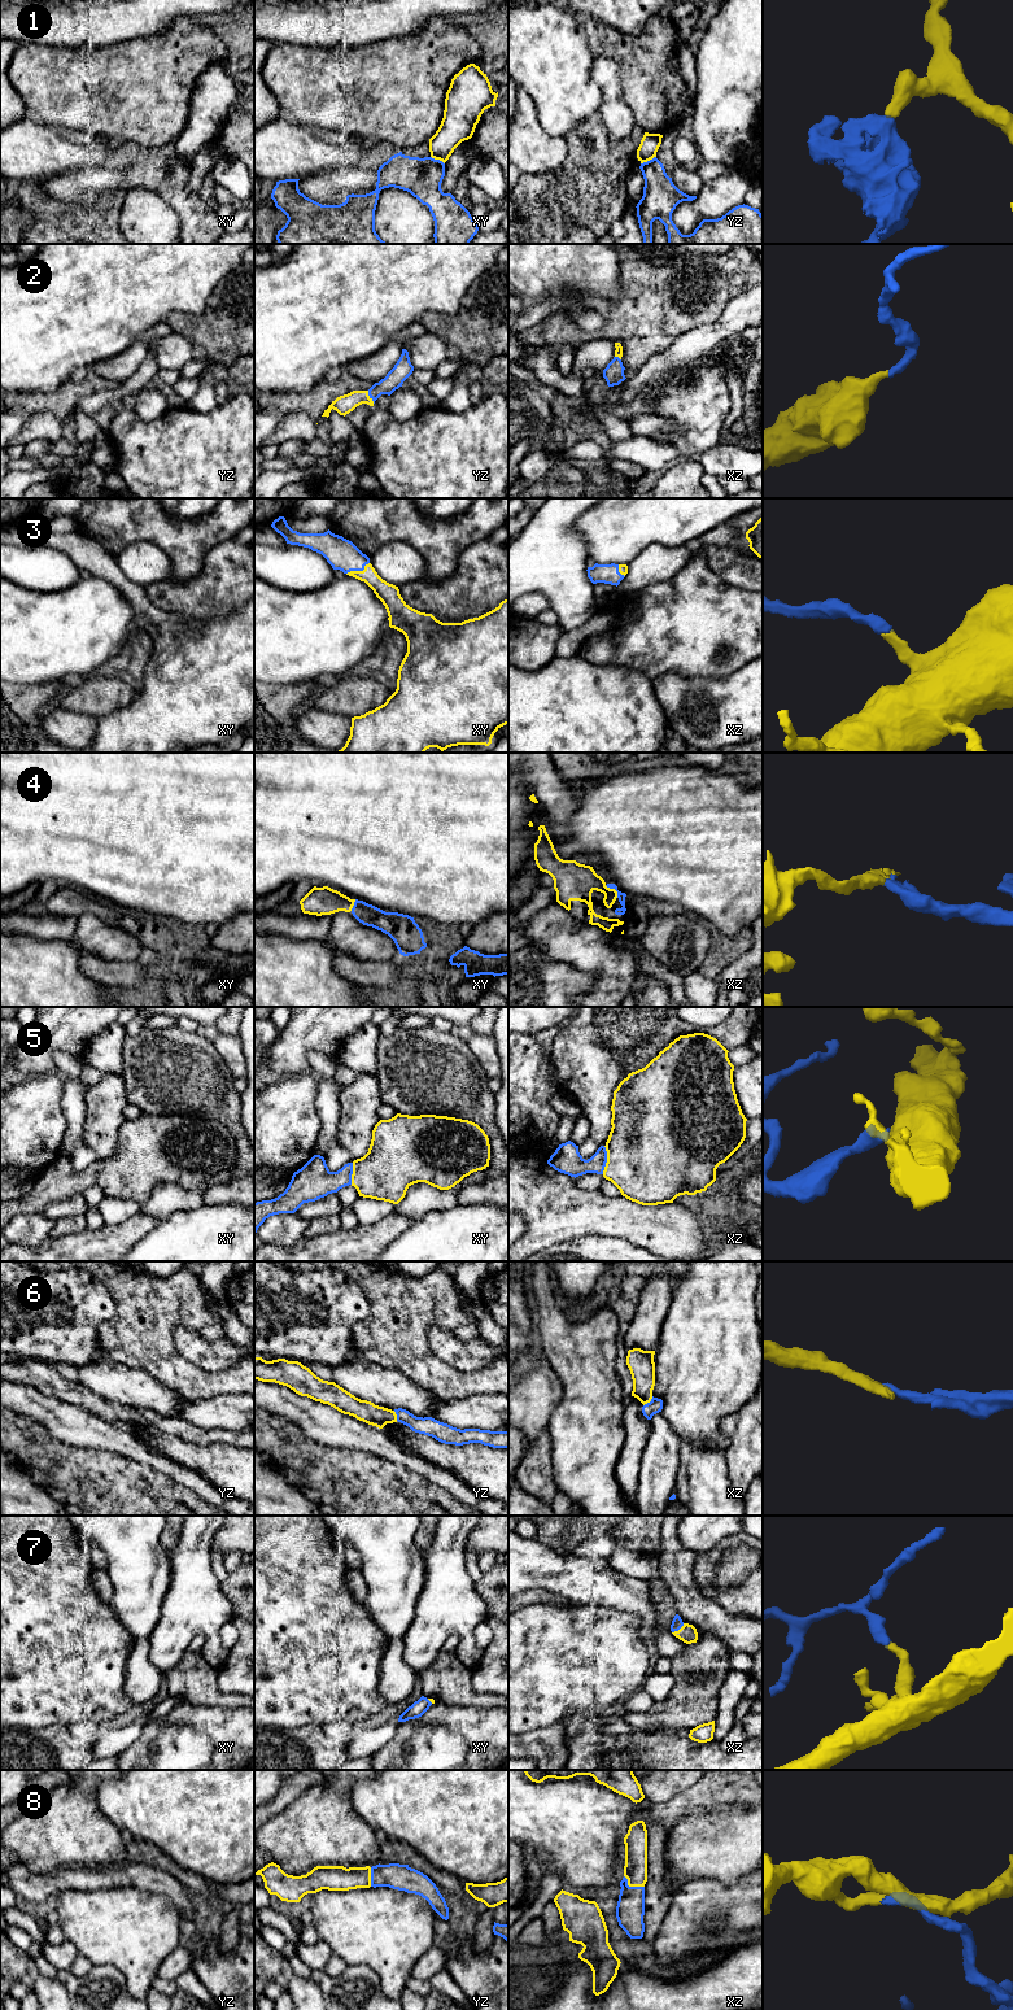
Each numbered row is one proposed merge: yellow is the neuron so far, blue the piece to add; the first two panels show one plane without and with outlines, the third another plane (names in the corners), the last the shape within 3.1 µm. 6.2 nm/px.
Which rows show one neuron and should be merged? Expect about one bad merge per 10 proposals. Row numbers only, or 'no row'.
2, 3, 4, 5, 6, 7, 8

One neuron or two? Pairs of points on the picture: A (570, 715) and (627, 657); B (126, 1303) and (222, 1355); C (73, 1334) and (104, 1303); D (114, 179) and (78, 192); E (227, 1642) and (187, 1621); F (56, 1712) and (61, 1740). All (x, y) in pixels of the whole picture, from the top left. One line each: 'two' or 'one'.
A: two
B: two
C: one
D: one
E: two
F: two

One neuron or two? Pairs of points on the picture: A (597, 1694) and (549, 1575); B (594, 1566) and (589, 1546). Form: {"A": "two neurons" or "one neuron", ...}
{"A": "two neurons", "B": "two neurons"}

